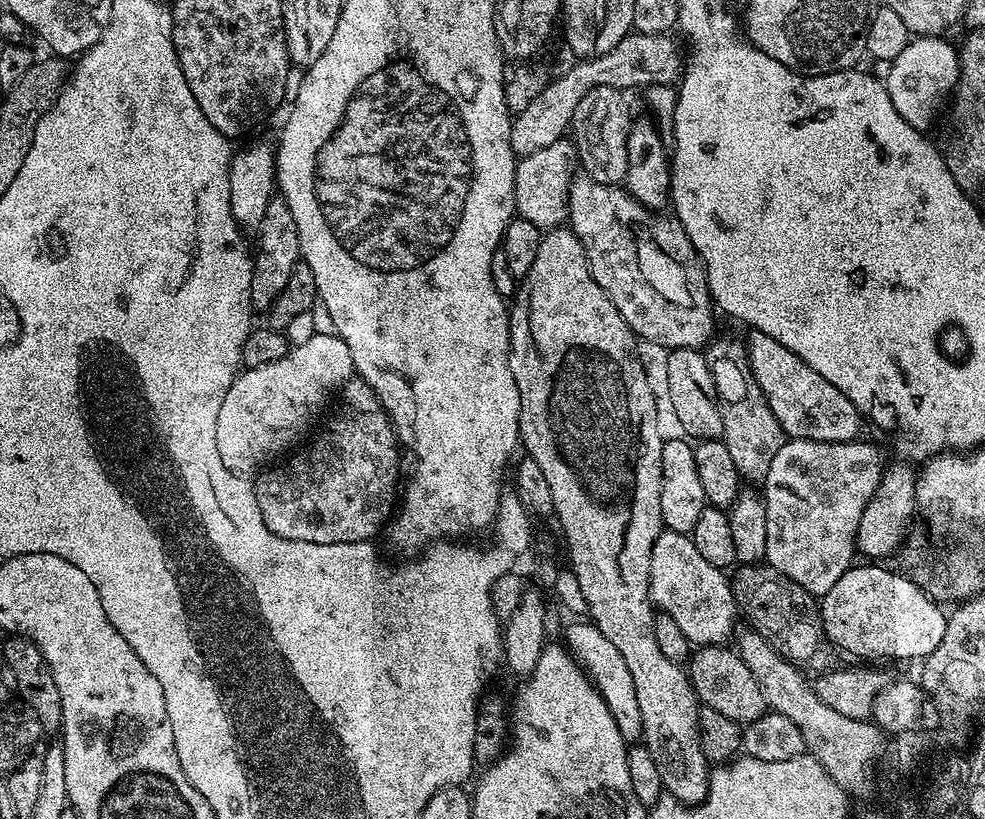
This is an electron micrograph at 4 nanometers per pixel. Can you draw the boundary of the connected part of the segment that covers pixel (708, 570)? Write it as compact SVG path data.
M661 531L652 551L654 561L654 604L660 608L665 617L678 622L678 630L682 630L684 640L692 646L720 646L733 636L736 628L736 611L738 605L736 595L732 593L729 577L721 569L710 566L702 554L698 554L698 546L694 546L691 535L682 532Z

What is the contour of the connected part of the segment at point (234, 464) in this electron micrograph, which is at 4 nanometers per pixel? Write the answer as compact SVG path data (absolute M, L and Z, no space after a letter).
M317 332L309 341L289 347L282 358L257 368L245 367L226 390L222 410L218 410L216 441L222 462L234 473L255 473L272 462L267 460L295 449L299 440L309 435L308 427L319 418L328 399L335 392L337 395L353 374L350 346L334 332Z

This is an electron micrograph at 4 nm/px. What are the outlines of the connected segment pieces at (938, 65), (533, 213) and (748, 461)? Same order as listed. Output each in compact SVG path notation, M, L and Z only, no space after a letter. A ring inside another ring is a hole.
M943 35L916 36L909 39L906 50L898 54L888 65L886 87L890 94L890 102L894 102L894 110L910 122L910 126L921 130L936 120L936 111L944 99L953 95L960 77L960 53L955 43L944 40Z
M571 143L551 144L534 154L519 157L514 174L515 215L526 222L534 222L542 230L561 227L568 218L568 188L572 185L574 148Z
M747 367L742 370L740 386L742 396L738 400L728 400L720 405L720 413L724 419L722 439L726 450L730 450L730 458L734 458L734 466L738 466L741 477L745 481L762 482L768 477L770 462L774 462L774 454L782 450L786 437L778 418L774 418L774 410L770 410L758 382Z

